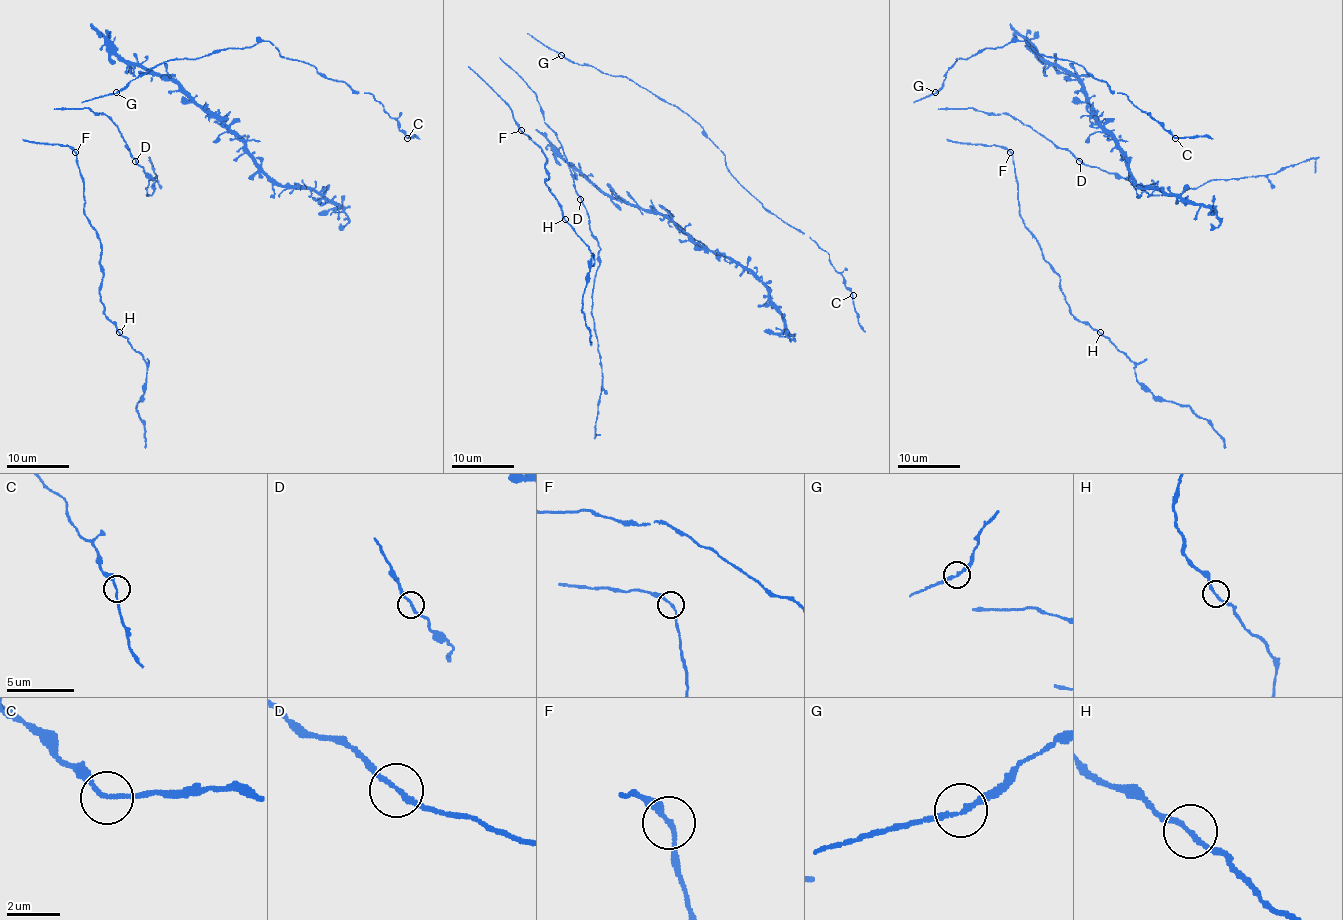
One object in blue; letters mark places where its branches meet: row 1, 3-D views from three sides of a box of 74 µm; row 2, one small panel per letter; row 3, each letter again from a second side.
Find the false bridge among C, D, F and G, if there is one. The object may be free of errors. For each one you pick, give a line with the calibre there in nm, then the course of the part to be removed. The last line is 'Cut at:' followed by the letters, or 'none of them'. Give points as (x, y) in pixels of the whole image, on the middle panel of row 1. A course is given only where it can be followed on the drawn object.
Cut at: none of them

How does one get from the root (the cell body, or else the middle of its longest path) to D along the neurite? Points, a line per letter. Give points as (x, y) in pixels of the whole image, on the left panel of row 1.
D: (61, 108), (88, 108), (97, 115), (104, 113), (118, 127), (135, 160)

